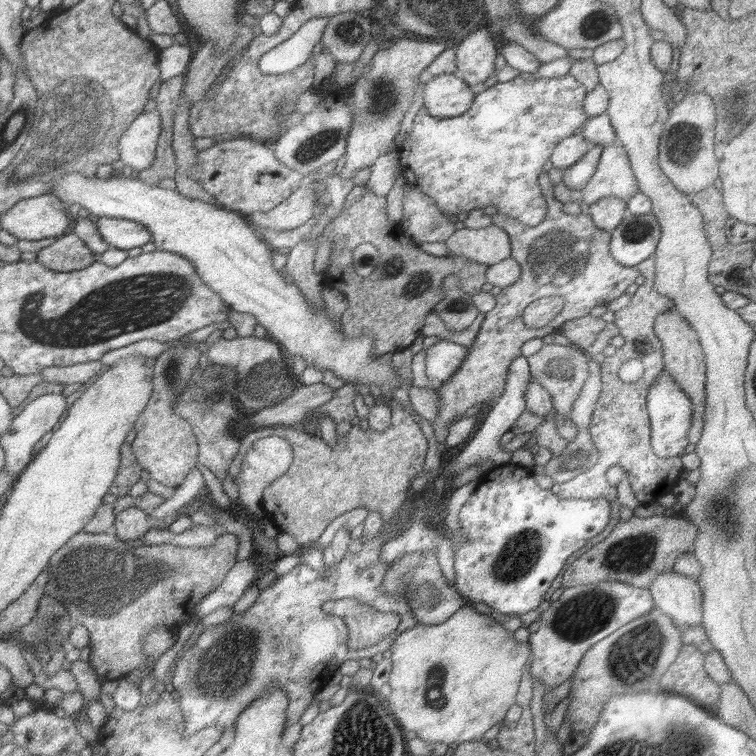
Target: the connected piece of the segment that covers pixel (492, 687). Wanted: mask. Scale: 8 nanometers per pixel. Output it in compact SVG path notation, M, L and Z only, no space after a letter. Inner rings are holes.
M461 606L449 620L425 626L417 624L407 632L401 632L391 644L391 694L387 698L393 718L401 720L399 728L415 732L423 742L431 744L463 744L479 742L489 728L505 718L511 704L515 704L523 666L531 656L527 642L515 642L513 632L507 632L499 622L491 620L489 614L479 614L469 606Z

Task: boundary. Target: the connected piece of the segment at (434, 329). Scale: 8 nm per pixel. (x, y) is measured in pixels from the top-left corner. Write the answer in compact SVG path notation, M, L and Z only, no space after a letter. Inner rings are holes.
M431 310L431 312L427 314L427 318L425 318L425 324L423 324L421 334L423 334L425 338L437 336L439 340L451 340L451 342L455 342L455 344L461 344L461 346L471 348L471 346L473 346L473 342L475 342L475 336L477 336L477 332L479 332L479 328L481 328L481 324L483 324L483 320L485 320L485 314L481 314L481 312L479 312L479 314L477 314L477 318L473 320L473 324L471 324L467 330L461 330L461 332L457 332L457 334L447 336L445 326L443 326L443 322L441 322L439 314L435 314L435 312Z

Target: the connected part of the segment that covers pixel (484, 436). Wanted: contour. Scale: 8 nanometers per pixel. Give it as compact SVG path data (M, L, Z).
M519 356L511 362L509 366L509 374L507 374L507 382L505 382L505 392L495 400L495 406L493 410L483 418L479 430L475 432L475 436L467 442L467 446L457 454L457 460L455 460L455 474L457 472L463 472L465 468L469 468L471 464L475 464L477 460L493 460L495 466L503 466L503 464L509 464L511 460L511 454L505 454L501 450L501 444L499 444L499 438L501 434L505 434L507 430L513 428L513 424L519 420L519 416L523 414L523 410L527 408L525 406L525 398L523 398L523 390L525 390L525 384L529 382L529 362L525 356Z

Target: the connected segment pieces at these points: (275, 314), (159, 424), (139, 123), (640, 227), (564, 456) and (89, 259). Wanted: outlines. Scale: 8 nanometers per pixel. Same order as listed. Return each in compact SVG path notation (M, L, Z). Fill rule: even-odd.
M73 172L55 184L55 196L67 206L79 204L91 218L123 218L143 224L153 236L155 250L187 258L203 284L219 294L221 302L231 312L253 316L257 324L263 326L285 352L289 352L289 356L297 354L305 362L313 362L319 370L335 372L345 378L347 384L359 380L375 392L383 382L397 376L387 364L381 364L371 356L373 338L361 336L345 340L341 338L341 326L335 326L325 318L325 308L313 312L313 308L305 304L299 290L293 284L289 286L281 272L273 270L269 244L255 232L245 216L207 202L189 200L177 190L165 190L121 174L107 180L89 180L87 176L81 176L81 172Z
M181 336L175 342L169 342L173 348L165 348L159 358L155 358L153 364L153 390L151 398L147 400L143 412L139 414L133 430L135 430L135 440L133 440L133 454L137 462L149 472L151 482L177 488L189 470L197 466L197 456L199 456L199 444L197 438L189 426L187 420L181 420L177 414L173 414L173 398L177 392L187 388L187 382L191 380L197 364L205 362L203 354L193 346L195 342L189 342L185 336Z
M159 110L141 112L119 138L119 160L131 170L147 170L155 160L155 148L161 134Z
M629 212L611 234L611 258L623 268L635 268L655 254L661 238L661 226L653 212L645 216L631 216Z
M589 358L589 378L583 382L583 388L575 400L575 404L571 406L571 422L575 424L577 428L577 436L565 446L565 450L559 454L559 456L553 456L543 468L543 476L549 484L565 484L569 480L573 480L575 476L579 476L581 472L585 472L587 468L591 468L597 460L599 460L599 452L591 440L591 432L589 432L589 422L591 422L591 414L595 410L595 404L597 404L597 396L599 396L599 390L601 390L601 366L595 364L591 358Z
M67 232L57 238L57 242L37 252L37 262L51 272L77 272L99 262L99 258L101 256L91 254L87 244L73 232Z

